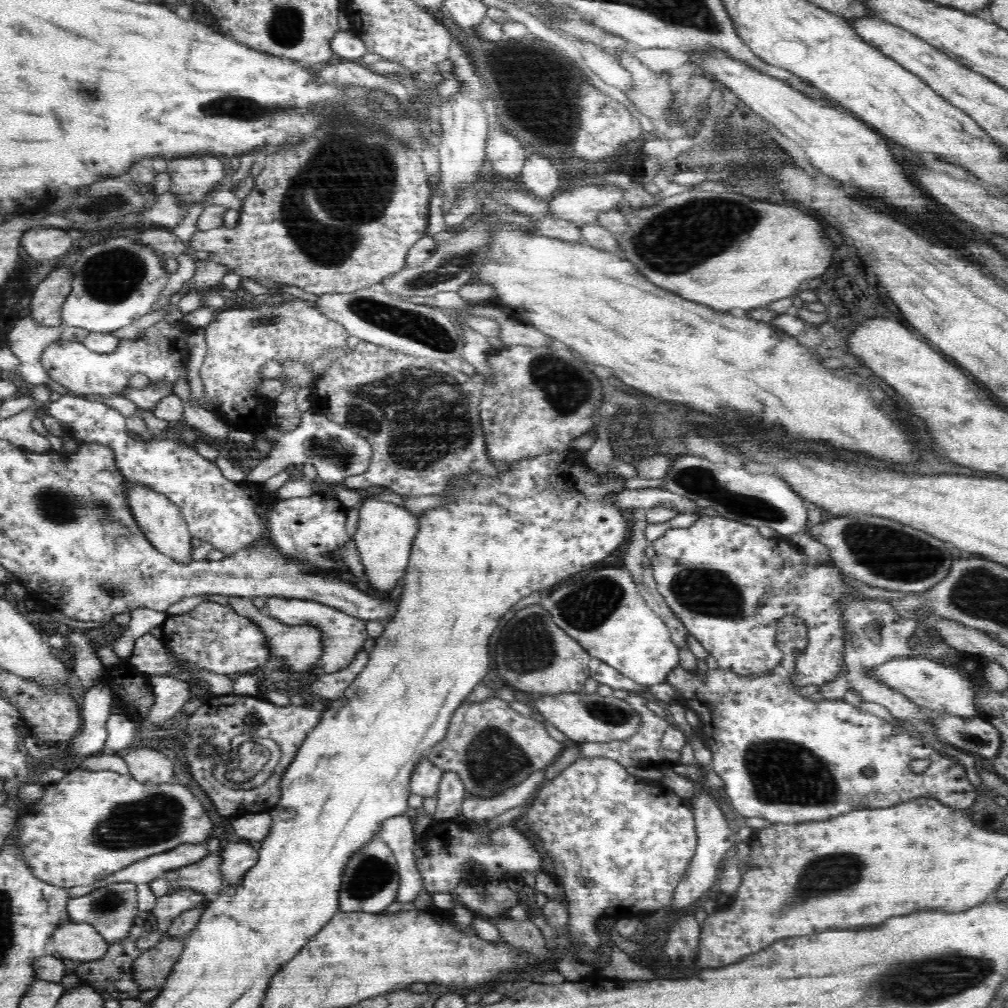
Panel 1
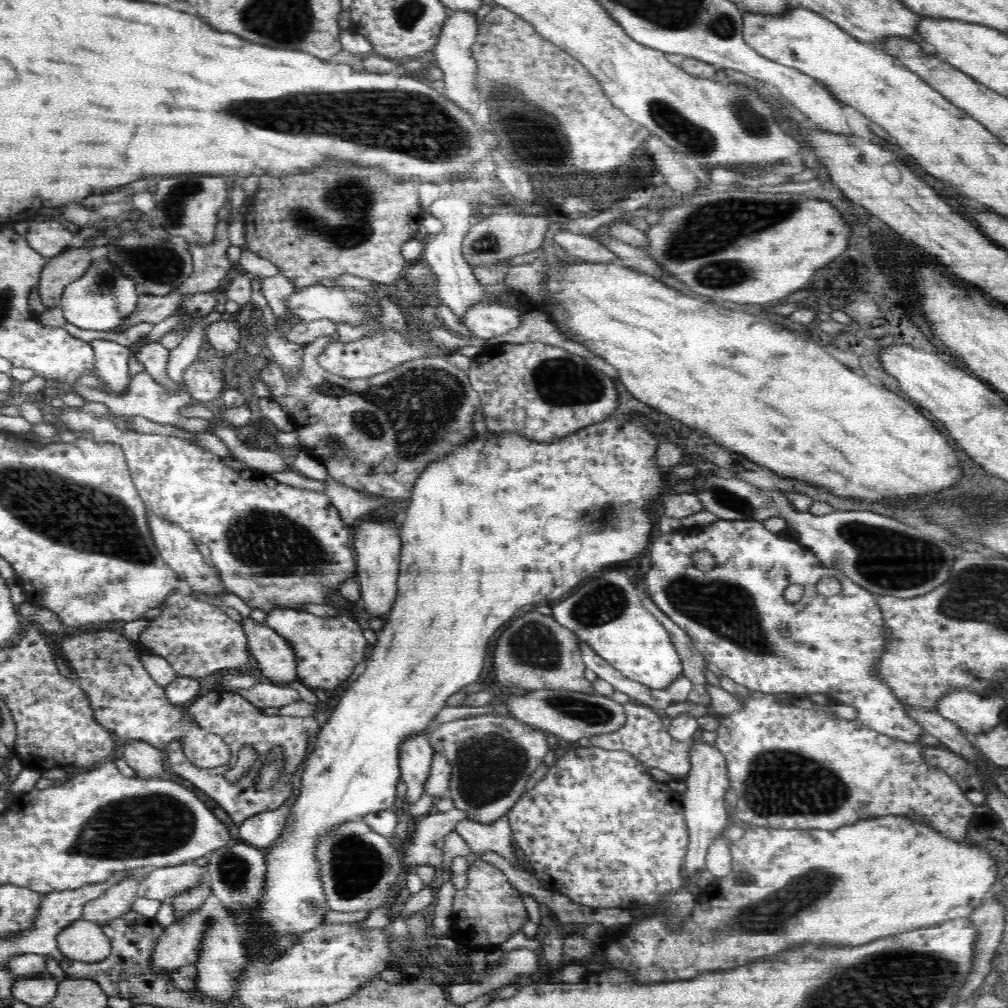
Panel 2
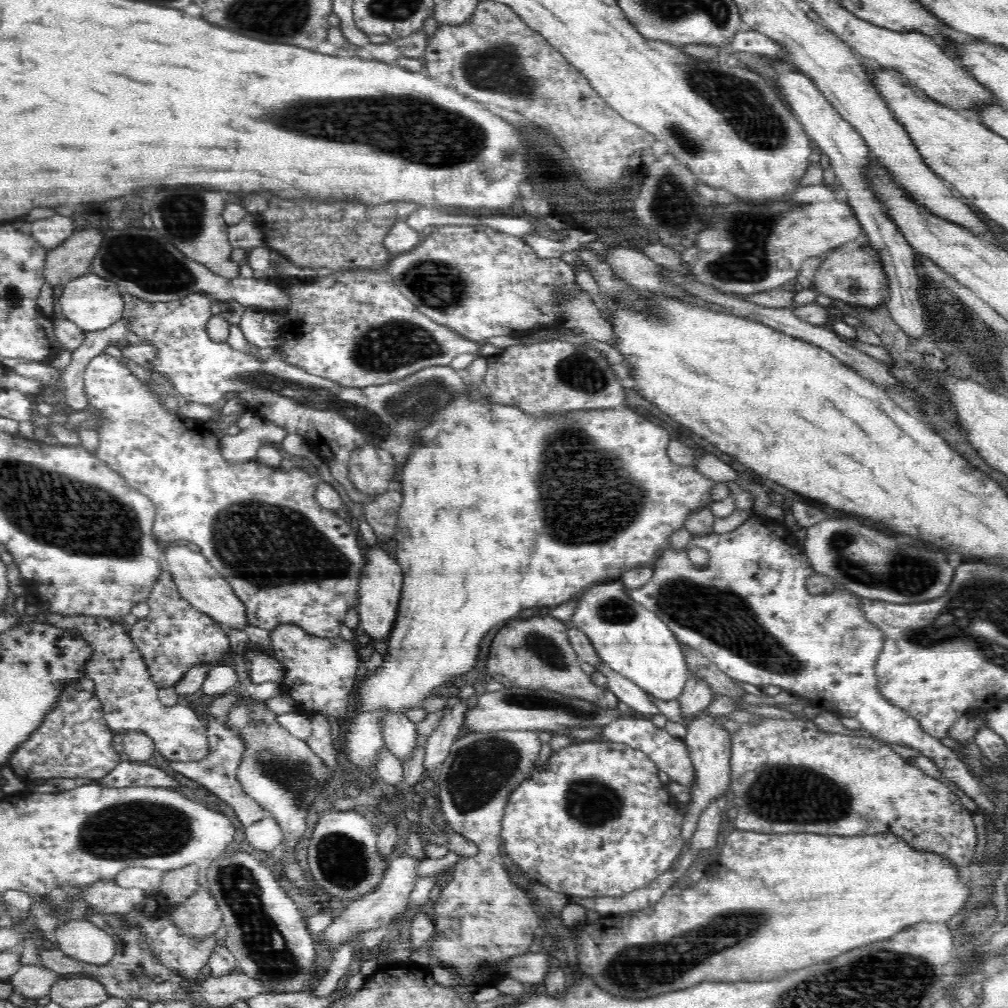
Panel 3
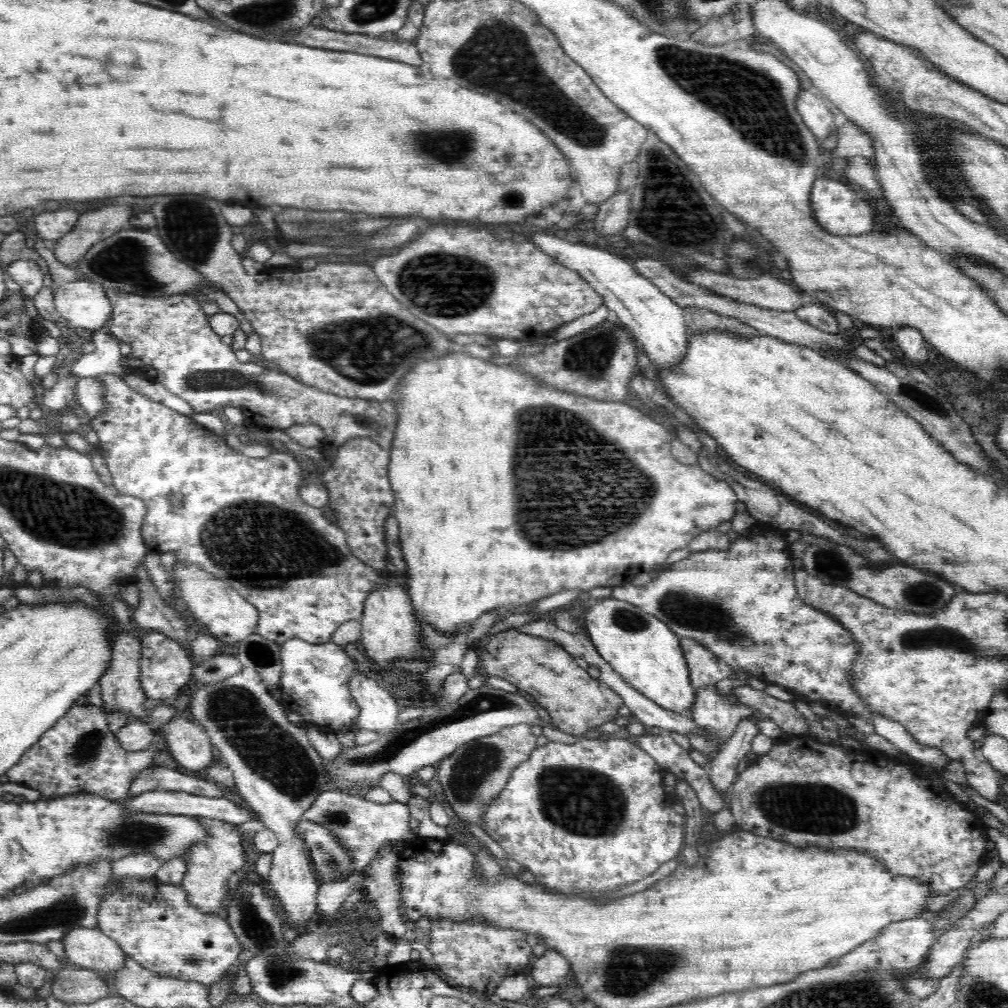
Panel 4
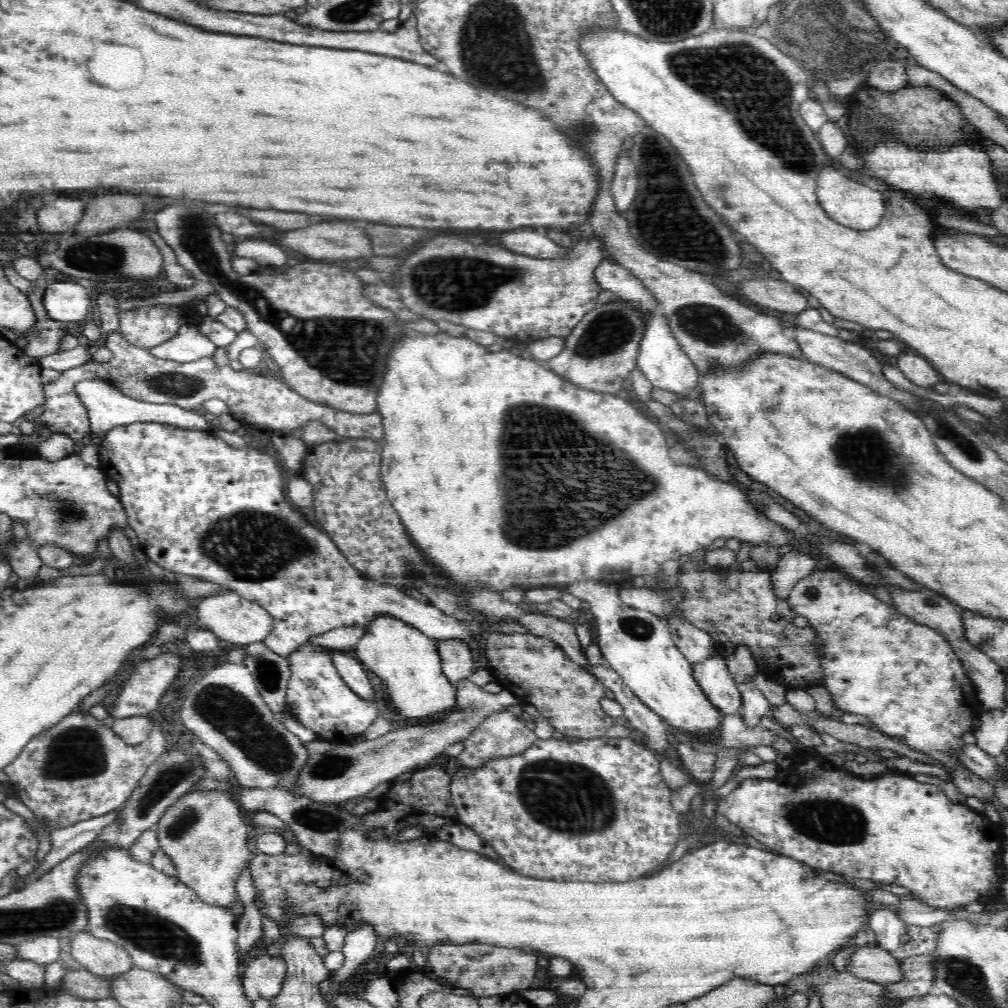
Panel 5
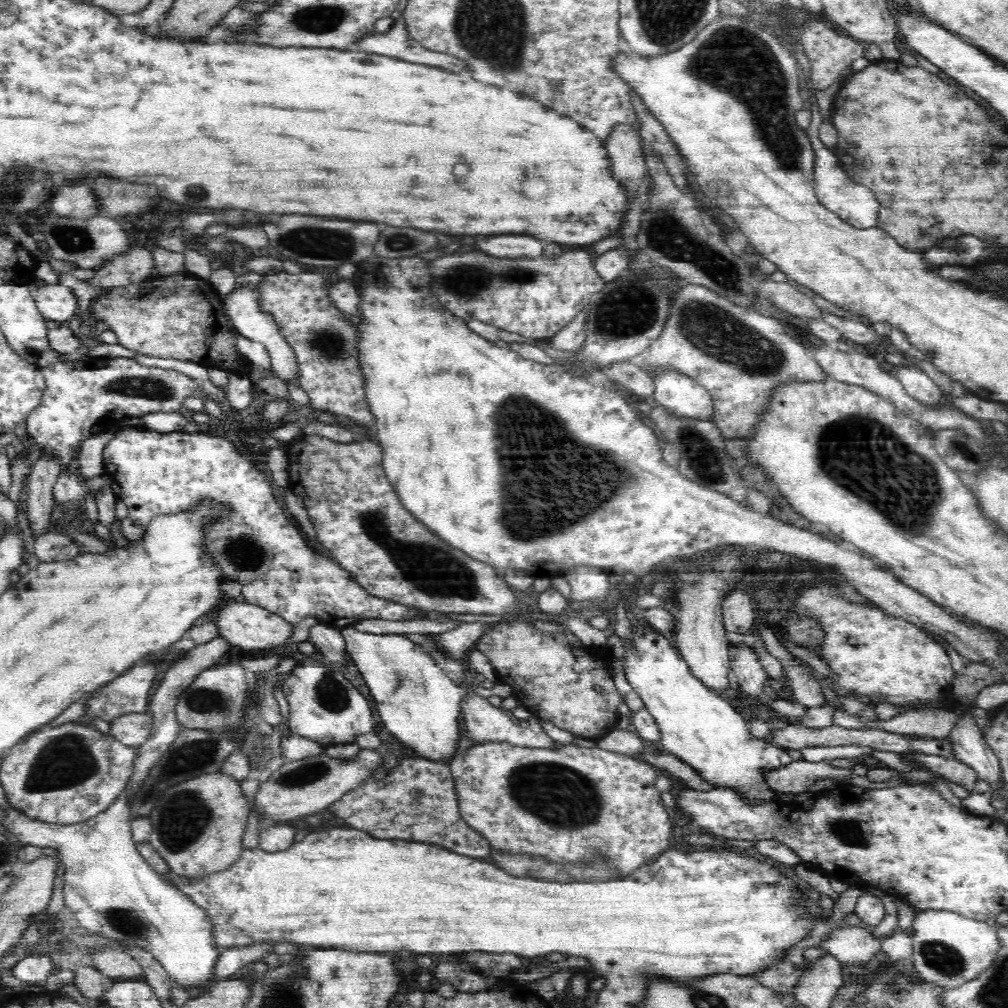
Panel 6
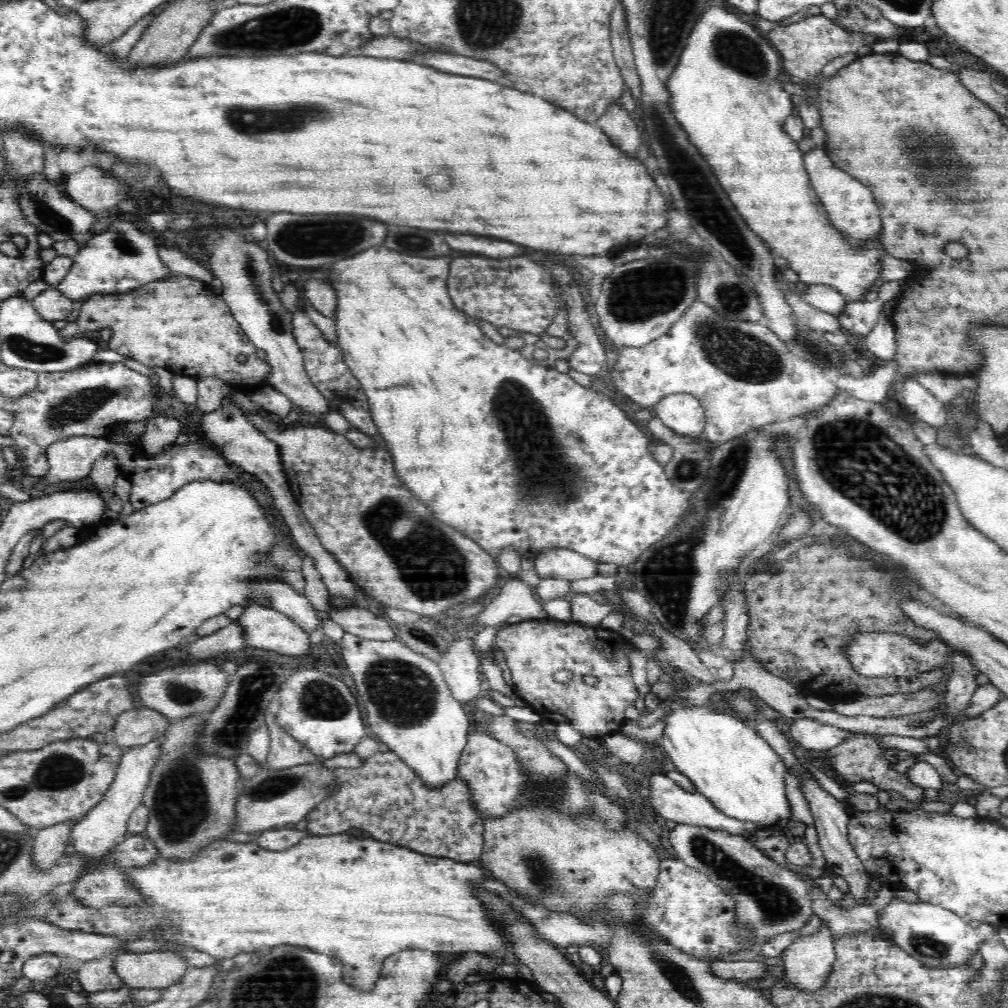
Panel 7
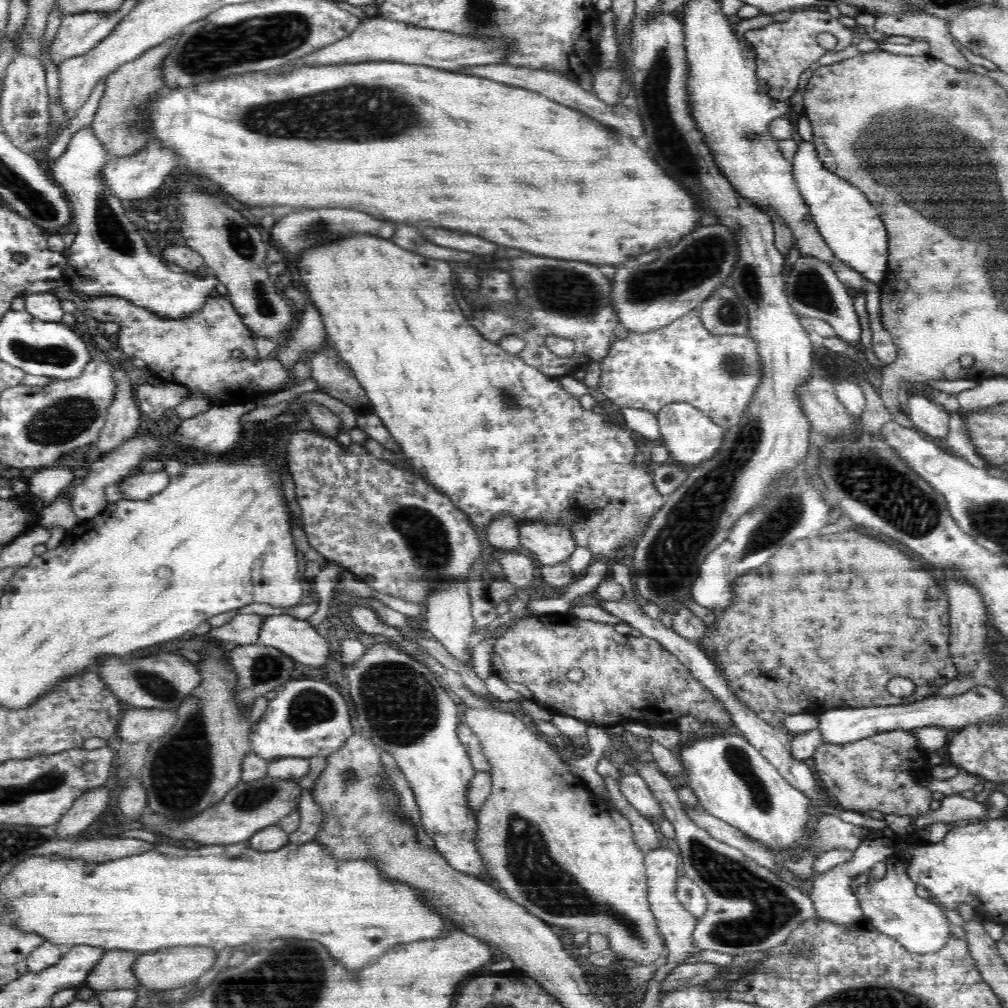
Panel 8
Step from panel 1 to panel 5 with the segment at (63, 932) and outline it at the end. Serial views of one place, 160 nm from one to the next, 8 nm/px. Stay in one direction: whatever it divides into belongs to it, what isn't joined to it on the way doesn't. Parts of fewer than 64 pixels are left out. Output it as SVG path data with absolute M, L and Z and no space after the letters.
M84 931L75 934L70 943L70 952L68 957L74 958L86 970L101 977L113 977L135 966L126 949Z

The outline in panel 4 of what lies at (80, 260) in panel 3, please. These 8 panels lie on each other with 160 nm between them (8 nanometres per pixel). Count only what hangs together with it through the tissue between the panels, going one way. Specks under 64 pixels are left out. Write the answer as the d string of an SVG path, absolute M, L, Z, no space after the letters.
M115 204L84 214L66 236L51 244L56 260L73 268L92 246L128 226L132 214L130 206Z

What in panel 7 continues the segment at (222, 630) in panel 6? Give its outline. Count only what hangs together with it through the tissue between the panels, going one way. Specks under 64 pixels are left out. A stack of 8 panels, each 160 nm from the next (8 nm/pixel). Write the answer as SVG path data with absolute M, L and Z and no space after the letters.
M247 606L235 622L240 623L244 627L247 647L252 647L254 650L280 652L280 654L286 654L302 660L313 656L312 643L310 643L308 631L280 611L272 610L268 606Z

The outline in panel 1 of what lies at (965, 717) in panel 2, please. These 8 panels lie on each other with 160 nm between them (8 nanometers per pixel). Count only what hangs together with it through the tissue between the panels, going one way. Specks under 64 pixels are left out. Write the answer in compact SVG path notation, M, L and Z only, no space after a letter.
M894 658L876 665L869 674L887 684L892 690L903 694L908 700L915 702L918 706L932 709L936 714L952 713L962 717L980 716L975 703L975 684L963 674L958 674L957 670L950 668L949 665L939 664L924 658Z

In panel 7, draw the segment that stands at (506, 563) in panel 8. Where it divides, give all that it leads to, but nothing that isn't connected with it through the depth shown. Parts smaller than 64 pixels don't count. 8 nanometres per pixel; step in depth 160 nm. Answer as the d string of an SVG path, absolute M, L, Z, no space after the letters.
M510 578L506 581L495 599L486 604L474 617L482 628L486 628L486 626L494 627L500 622L505 622L514 614L526 620L547 617L542 602L534 598L532 586L518 578Z

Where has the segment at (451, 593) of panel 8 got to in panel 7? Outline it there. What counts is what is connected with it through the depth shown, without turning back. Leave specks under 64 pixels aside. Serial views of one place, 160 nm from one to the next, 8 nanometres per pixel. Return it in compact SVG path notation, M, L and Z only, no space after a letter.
M456 624L456 632L458 638L447 647L438 666L453 697L462 704L470 704L485 695L480 689L481 656L472 648L476 630L472 626Z

